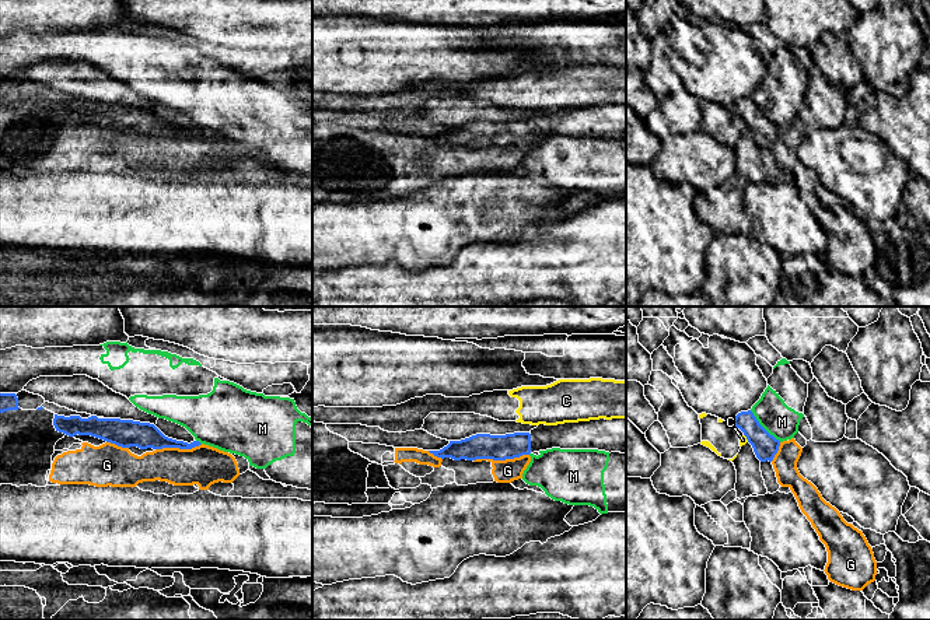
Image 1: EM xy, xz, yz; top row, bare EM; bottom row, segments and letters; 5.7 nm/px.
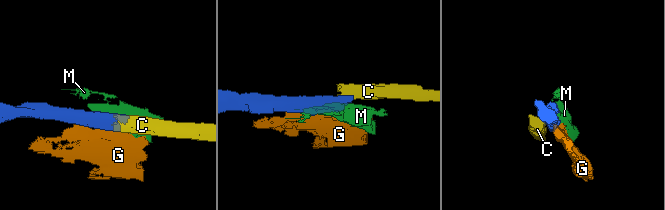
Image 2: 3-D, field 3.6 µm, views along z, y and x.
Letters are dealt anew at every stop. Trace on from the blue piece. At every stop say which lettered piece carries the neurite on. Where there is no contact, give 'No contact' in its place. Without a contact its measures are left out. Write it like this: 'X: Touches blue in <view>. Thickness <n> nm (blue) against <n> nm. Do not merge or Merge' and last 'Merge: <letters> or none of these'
C: Touches blue in yz. Thickness 140 nm (blue) against 50 nm. Do not merge
G: Touches blue in xz. Thickness 140 nm (blue) against 130 nm. Do not merge
M: Touches blue in yz. Thickness 140 nm (blue) against 190 nm. Do not merge
Merge: none of these

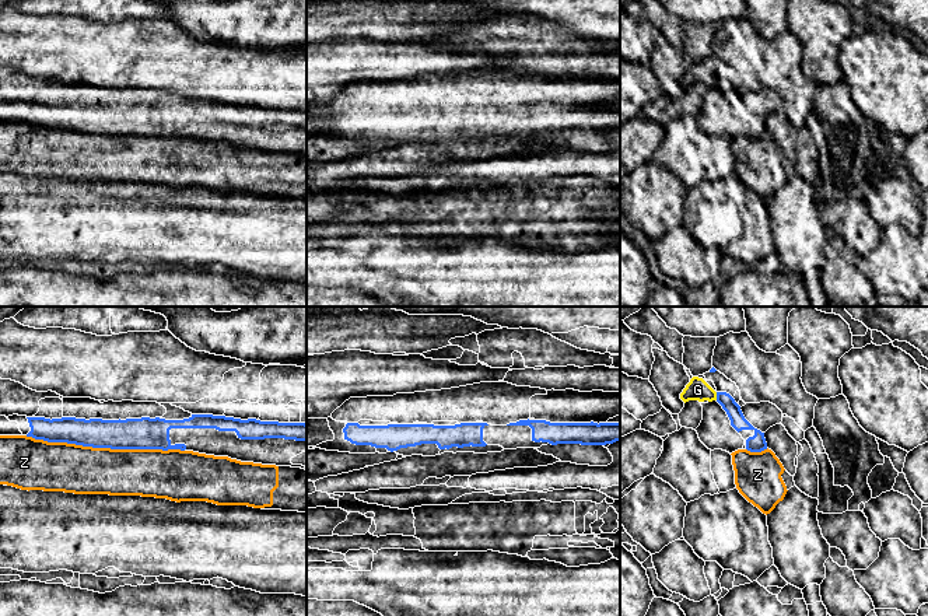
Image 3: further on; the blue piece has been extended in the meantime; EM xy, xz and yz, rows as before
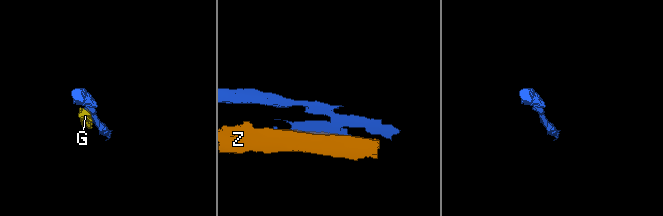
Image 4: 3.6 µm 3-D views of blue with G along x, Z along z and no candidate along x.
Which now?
G: Touches blue in yz. Thickness 90 nm (blue) against 130 nm. Merge
Z: Touches blue in xy. Thickness 180 nm (blue) against 280 nm. Do not merge
Merge: G

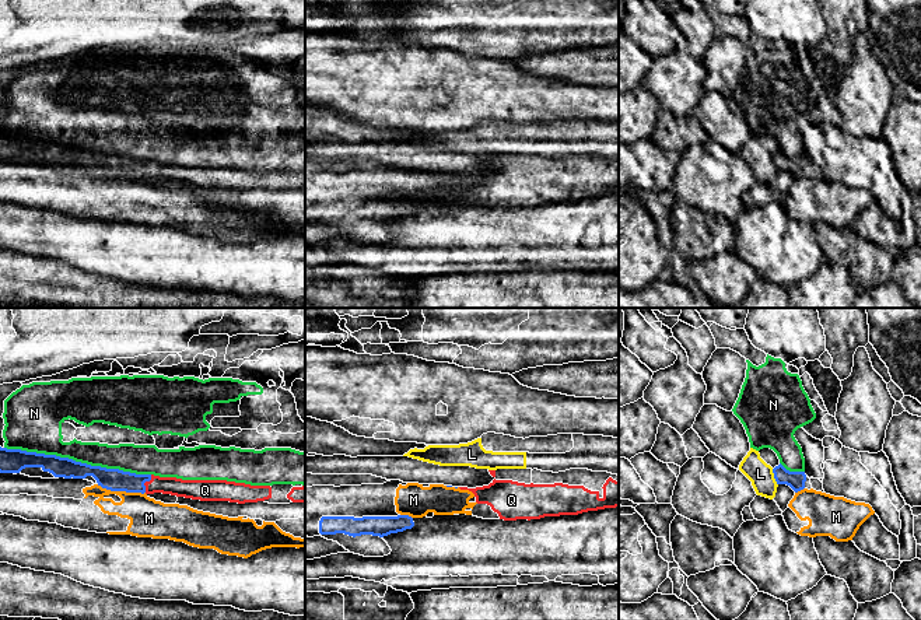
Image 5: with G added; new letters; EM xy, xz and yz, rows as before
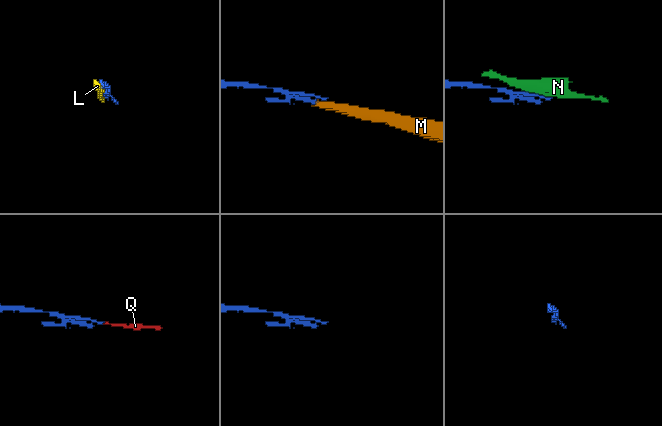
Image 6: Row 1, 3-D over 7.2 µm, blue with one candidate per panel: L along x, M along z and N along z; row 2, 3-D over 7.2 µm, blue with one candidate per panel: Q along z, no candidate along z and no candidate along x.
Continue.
L: Touches blue in yz. Thickness 100 nm (blue) against 140 nm. Do not merge
M: Touches blue in xy. Thickness 130 nm (blue) against 220 nm. Do not merge
N: Touches blue in xy. Thickness 130 nm (blue) against 200 nm. Do not merge
Q: Touches blue in xy. Thickness 130 nm (blue) against 100 nm. Merge
Merge: Q

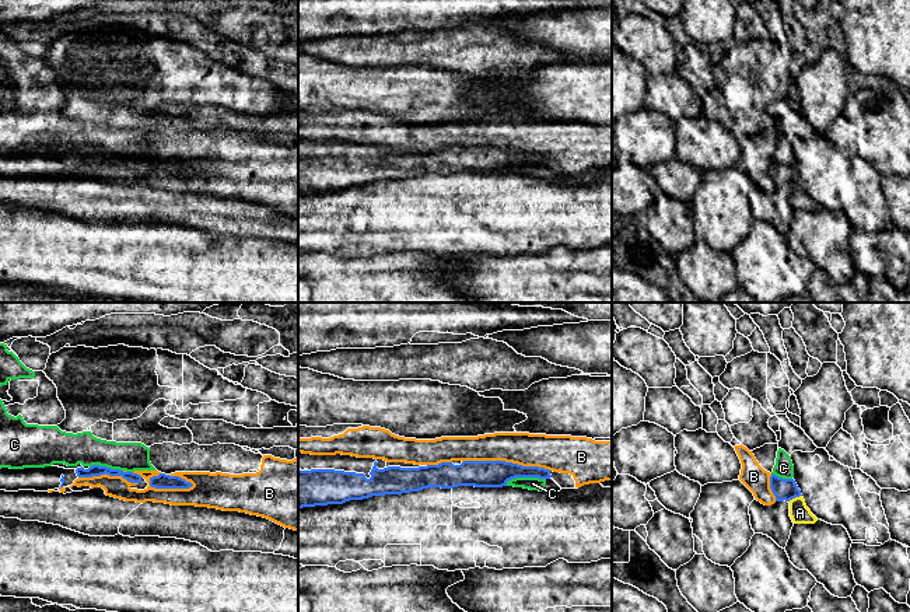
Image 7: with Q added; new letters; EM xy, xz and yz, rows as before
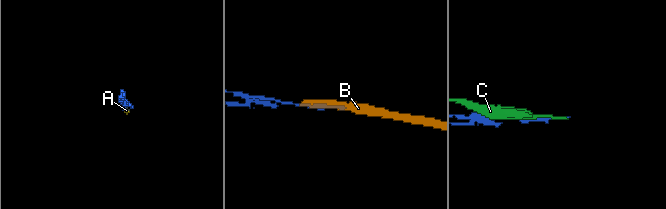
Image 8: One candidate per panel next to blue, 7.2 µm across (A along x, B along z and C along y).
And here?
A: Touches blue in yz. Thickness 130 nm (blue) against 110 nm. Merge
B: Touches blue in xz. Thickness 160 nm (blue) against 190 nm. Do not merge
C: Touches blue in xz. Thickness 160 nm (blue) against 80 nm. Do not merge
Merge: A

